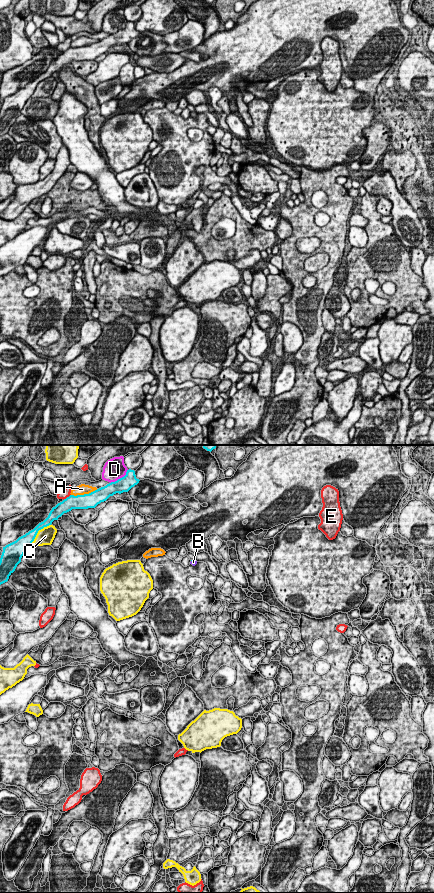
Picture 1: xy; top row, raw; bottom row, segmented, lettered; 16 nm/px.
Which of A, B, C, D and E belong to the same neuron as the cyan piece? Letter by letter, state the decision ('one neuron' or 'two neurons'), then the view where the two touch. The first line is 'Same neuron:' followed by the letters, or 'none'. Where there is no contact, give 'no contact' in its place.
Same neuron: B
A: two neurons | xy
B: one neuron | xy
C: two neurons | xy
D: two neurons | xy
E: two neurons | xy

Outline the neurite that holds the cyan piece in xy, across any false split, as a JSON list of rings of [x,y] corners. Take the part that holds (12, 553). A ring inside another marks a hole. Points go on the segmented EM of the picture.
[[[127,470],[126,475],[115,482],[111,482],[89,494],[70,495],[62,502],[52,508],[48,517],[39,523],[33,530],[19,537],[16,541],[3,547],[0,558],[0,585],[7,582],[9,576],[15,571],[17,565],[29,546],[31,546],[39,530],[58,520],[64,513],[72,509],[95,508],[101,502],[106,501],[116,493],[128,492],[132,487],[139,483],[134,470]]]

